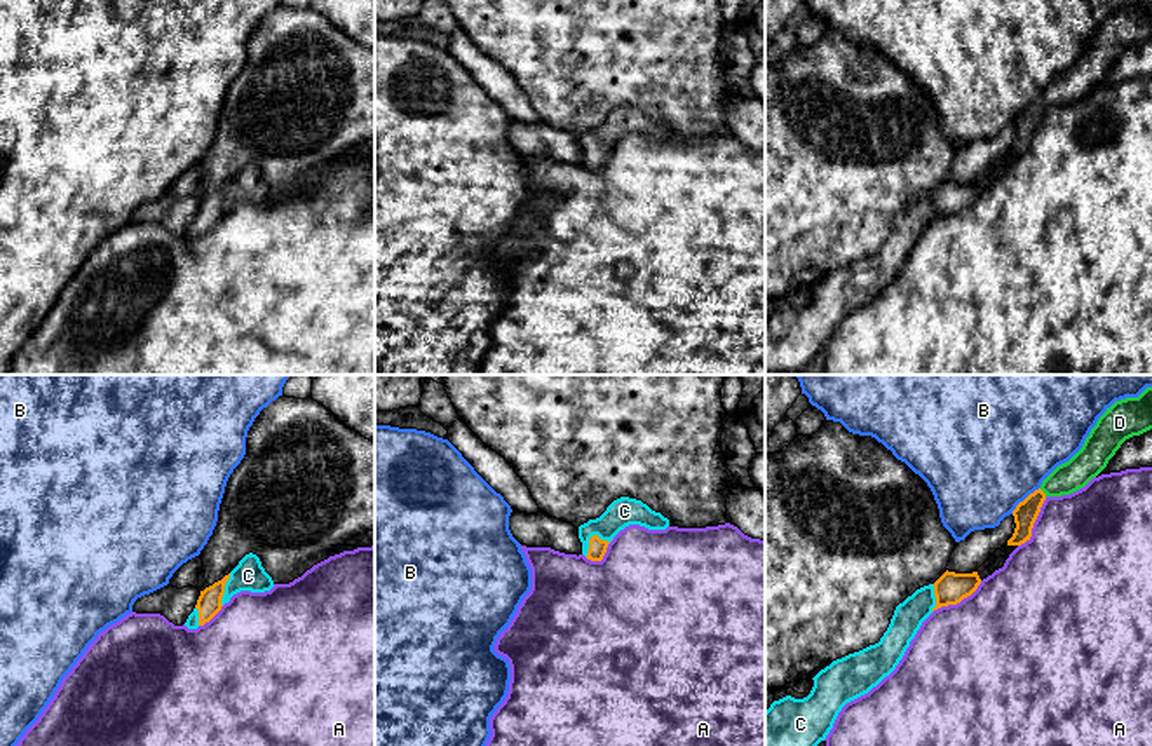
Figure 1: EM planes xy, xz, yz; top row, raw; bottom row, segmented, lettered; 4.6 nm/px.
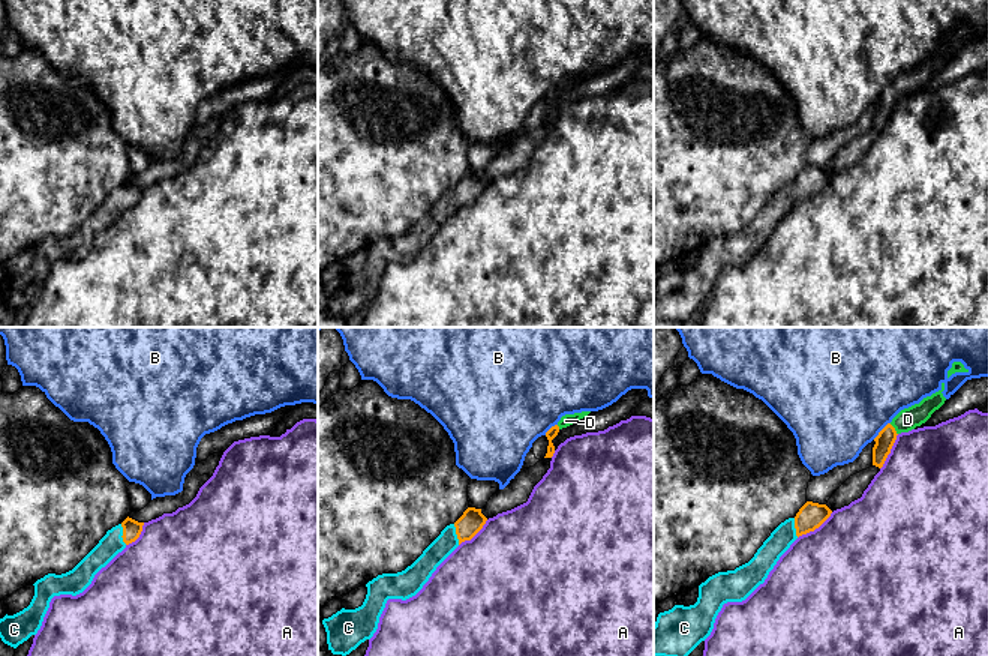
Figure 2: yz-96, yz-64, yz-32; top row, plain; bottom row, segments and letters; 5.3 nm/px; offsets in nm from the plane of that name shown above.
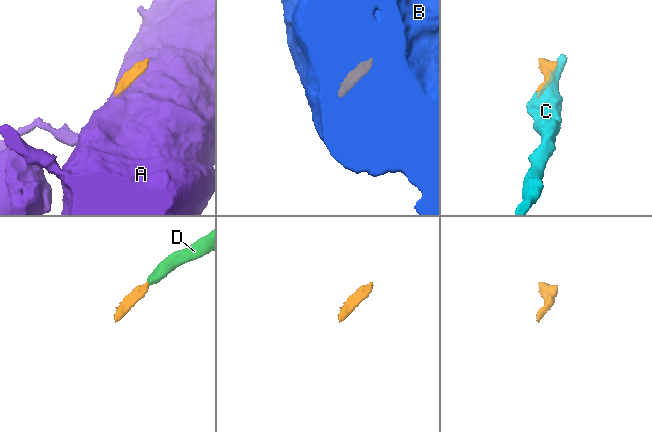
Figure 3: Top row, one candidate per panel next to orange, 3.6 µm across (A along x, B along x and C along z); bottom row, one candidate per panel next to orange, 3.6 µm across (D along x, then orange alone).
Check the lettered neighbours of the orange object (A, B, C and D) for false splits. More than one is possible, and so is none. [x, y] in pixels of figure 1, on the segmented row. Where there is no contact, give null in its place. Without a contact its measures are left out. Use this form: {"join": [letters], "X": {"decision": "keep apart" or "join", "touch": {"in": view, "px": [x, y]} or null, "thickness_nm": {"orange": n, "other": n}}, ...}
{"join": ["C", "D"], "A": {"decision": "keep apart", "touch": {"in": "yz", "px": [1034, 522]}, "thickness_nm": {"orange": 110, "other": 480}}, "B": {"decision": "keep apart", "touch": {"in": "yz", "px": [1025, 499]}, "thickness_nm": {"orange": 110, "other": 500}}, "C": {"decision": "join", "touch": {"in": "xz", "px": [589, 539]}, "thickness_nm": {"orange": 80, "other": 140}}, "D": {"decision": "join", "touch": {"in": "yz", "px": [1043, 492]}, "thickness_nm": {"orange": 110, "other": 150}}}

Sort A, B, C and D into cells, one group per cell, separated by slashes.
A / B / C D

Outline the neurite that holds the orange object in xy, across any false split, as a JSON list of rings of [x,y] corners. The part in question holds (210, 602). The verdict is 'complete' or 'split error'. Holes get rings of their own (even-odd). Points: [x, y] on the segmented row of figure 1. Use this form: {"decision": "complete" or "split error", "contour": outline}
{"decision": "split error", "contour": [[[246,554],[239,565],[221,580],[200,591],[193,612],[188,615],[185,626],[197,629],[209,622],[230,598],[241,591],[265,593],[274,587],[272,577],[261,566],[256,554]]]}

